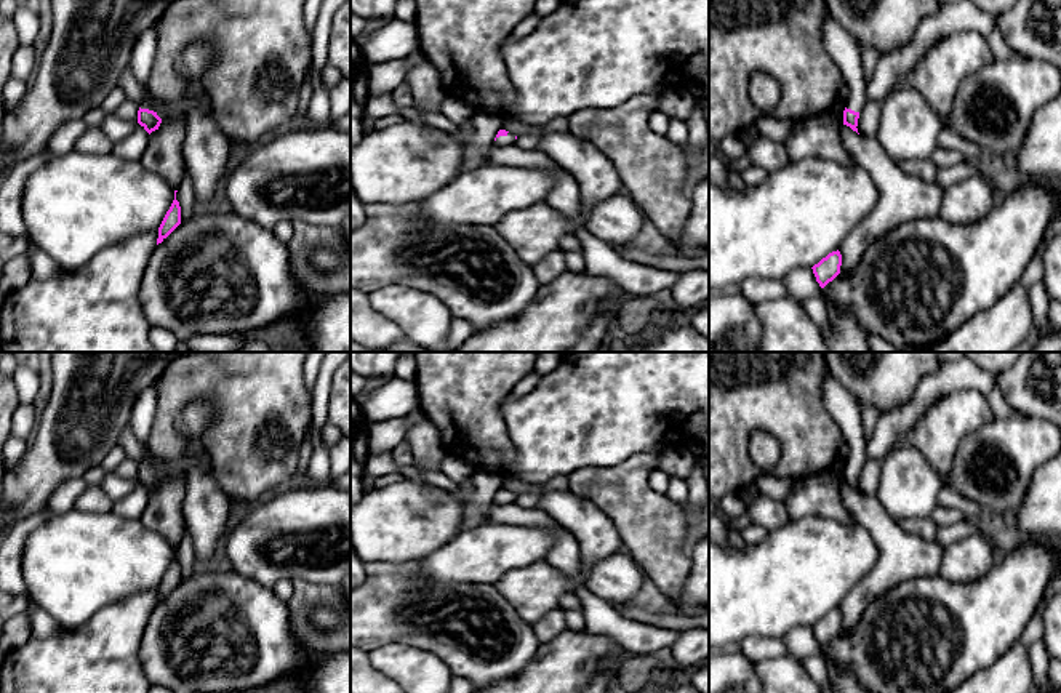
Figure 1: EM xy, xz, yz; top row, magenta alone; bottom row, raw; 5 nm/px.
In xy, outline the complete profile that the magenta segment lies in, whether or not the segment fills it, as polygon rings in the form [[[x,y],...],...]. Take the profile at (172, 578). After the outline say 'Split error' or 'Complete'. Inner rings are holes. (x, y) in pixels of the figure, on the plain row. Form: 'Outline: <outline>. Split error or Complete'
Outline: [[[174,549],[174,559],[158,586],[157,603],[162,602],[181,583],[181,565],[176,559],[176,551],[178,549]]]. Complete

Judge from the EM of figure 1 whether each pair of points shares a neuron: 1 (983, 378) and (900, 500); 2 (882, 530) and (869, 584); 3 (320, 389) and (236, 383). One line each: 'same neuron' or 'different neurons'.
1: different neurons
2: same neuron
3: different neurons

